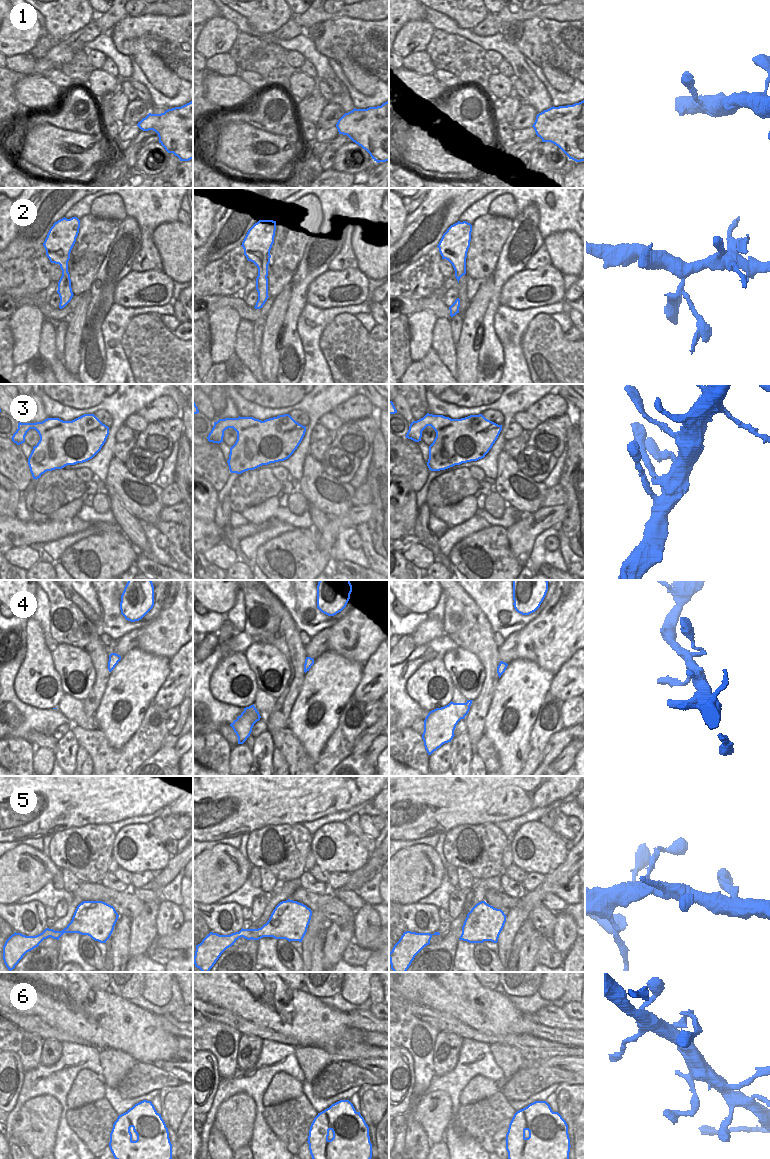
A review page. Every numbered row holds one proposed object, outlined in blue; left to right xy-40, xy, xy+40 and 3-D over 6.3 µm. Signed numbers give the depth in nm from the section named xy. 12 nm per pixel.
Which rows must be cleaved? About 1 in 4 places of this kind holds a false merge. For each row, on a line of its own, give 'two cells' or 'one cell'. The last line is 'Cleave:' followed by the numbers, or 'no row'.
1: one cell
2: one cell
3: one cell
4: one cell
5: one cell
6: one cell
Cleave: no row

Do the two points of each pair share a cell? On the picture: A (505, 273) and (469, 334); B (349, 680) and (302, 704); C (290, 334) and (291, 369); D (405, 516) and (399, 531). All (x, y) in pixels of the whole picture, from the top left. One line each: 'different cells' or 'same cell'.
A: different cells
B: same cell
C: same cell
D: different cells

